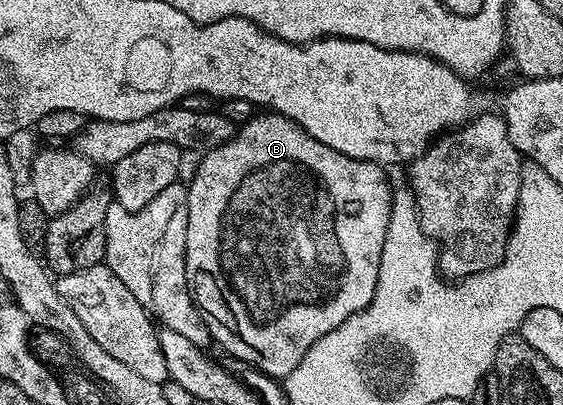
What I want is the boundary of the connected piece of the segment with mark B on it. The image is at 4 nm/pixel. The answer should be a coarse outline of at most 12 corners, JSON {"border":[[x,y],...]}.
{"border":[[273,111],[199,160],[186,280],[284,379],[372,303],[392,184]]}

